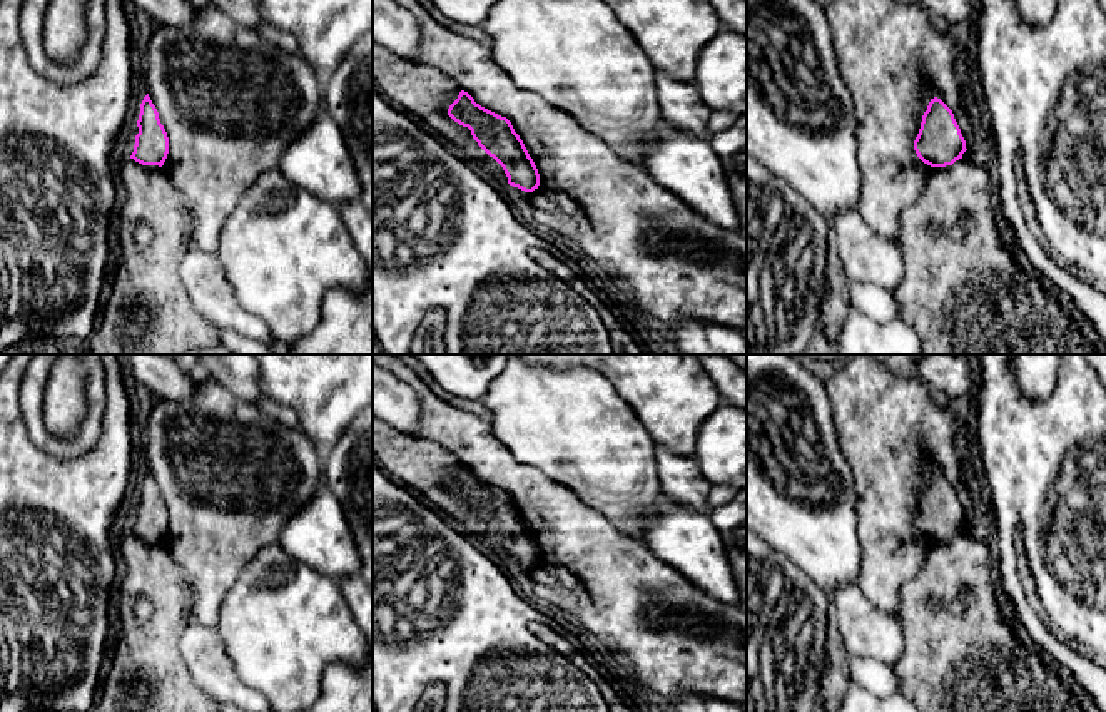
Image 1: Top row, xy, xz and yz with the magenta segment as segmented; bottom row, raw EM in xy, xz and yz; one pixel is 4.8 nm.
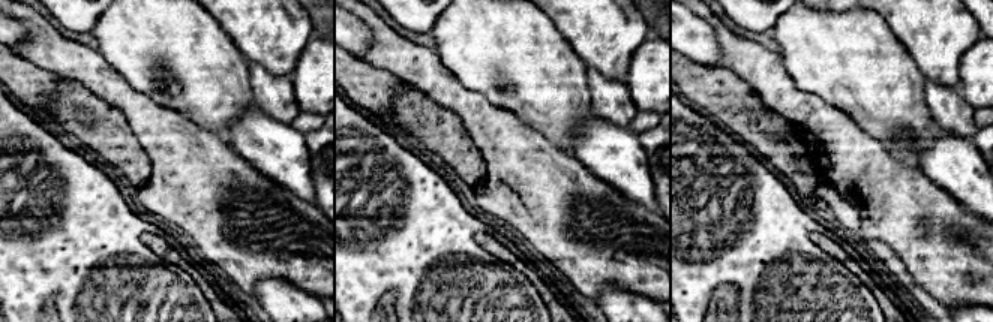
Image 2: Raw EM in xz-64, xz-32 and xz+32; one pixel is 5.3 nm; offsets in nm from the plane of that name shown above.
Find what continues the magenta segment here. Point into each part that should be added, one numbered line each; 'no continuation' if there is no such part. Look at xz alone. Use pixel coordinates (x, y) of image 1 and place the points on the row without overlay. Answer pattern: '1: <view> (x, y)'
no continuation

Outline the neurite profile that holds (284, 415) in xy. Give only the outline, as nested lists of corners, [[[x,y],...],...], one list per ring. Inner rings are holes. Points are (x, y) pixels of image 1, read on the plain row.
[[[261,398],[259,401],[254,403],[262,413],[269,414],[281,425],[287,428],[297,428],[299,426],[299,418],[297,414],[287,408],[287,406],[279,406],[274,403],[271,398]]]

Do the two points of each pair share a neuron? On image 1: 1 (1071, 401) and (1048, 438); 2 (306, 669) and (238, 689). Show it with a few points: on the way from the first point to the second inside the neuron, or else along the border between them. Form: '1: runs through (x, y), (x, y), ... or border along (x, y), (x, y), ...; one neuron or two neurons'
1: runs through (1071, 410), (1055, 430); one neuron
2: border along (228, 652), (234, 672), (263, 694); two neurons

